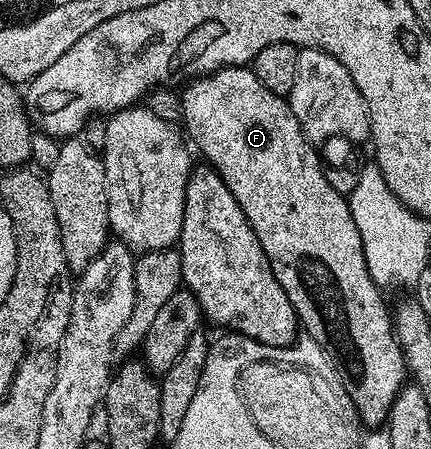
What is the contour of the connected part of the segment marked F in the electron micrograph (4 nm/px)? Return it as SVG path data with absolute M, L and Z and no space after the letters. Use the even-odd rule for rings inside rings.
M252 67L221 68L188 81L184 88L185 92L180 93L184 131L192 143L193 140L197 143L209 167L223 178L227 190L235 194L239 210L247 214L247 222L251 230L255 230L279 286L283 286L287 298L291 298L304 335L327 350L340 387L345 387L358 418L365 424L373 424L369 426L384 425L389 419L389 407L407 383L407 369L393 327L391 308L385 305L382 289L369 273L348 199L327 182L323 163L313 149L316 147L303 134L288 99L271 94L271 90L255 78Z

